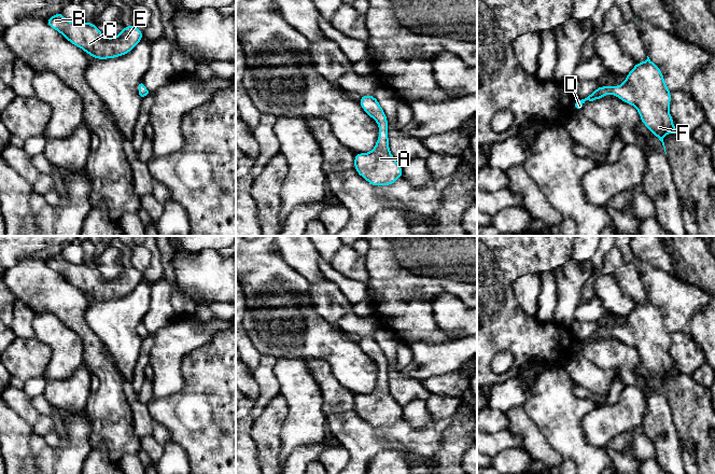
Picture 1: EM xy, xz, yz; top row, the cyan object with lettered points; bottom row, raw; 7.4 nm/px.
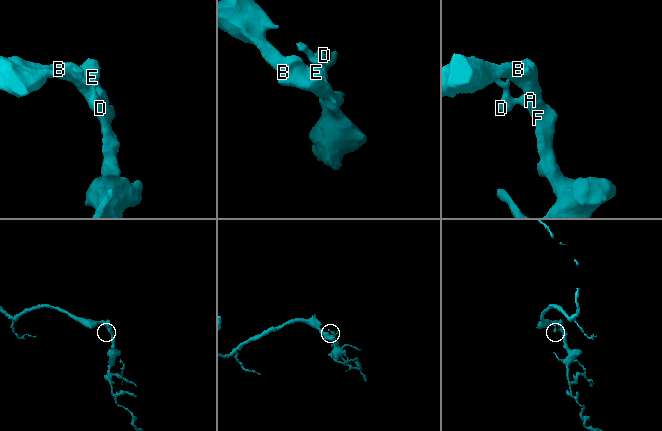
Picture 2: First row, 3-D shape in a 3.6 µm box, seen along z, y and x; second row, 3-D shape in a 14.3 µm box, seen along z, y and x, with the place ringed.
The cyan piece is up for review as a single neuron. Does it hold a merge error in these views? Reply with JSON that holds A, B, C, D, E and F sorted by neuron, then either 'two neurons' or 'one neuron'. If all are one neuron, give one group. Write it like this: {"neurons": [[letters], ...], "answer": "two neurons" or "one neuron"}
{"neurons": [["A", "B", "C", "D", "E", "F"]], "answer": "one neuron"}

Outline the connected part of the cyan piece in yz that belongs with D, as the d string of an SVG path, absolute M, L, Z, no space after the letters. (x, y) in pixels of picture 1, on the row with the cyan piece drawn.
M647 56L647 59L644 61L644 62L635 62L635 66L634 68L627 74L627 78L626 78L626 81L621 84L621 85L618 85L618 86L599 86L592 94L590 94L587 98L585 99L576 99L575 102L574 102L574 110L575 111L581 111L583 110L583 106L585 103L586 100L589 100L589 101L593 101L593 100L598 100L598 99L601 99L603 98L606 94L613 94L614 96L618 97L619 99L621 99L622 101L625 101L626 103L630 104L630 106L634 106L637 111L639 111L639 114L641 116L641 121L642 123L651 131L651 134L654 136L657 136L659 138L659 140L662 142L662 145L664 148L664 152L665 152L665 147L664 147L664 142L663 142L663 138L667 134L678 134L679 131L674 127L674 124L673 124L673 118L669 112L669 107L670 107L670 103L671 103L671 92L669 90L668 86L665 85L664 83L664 78L663 78L663 74L660 70L660 68L655 65L650 59L649 57Z

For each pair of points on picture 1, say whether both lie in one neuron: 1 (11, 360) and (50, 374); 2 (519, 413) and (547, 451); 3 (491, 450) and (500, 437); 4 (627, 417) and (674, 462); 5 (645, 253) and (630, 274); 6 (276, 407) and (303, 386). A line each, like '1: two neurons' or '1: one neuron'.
1: two neurons
2: one neuron
3: one neuron
4: two neurons
5: two neurons
6: two neurons

